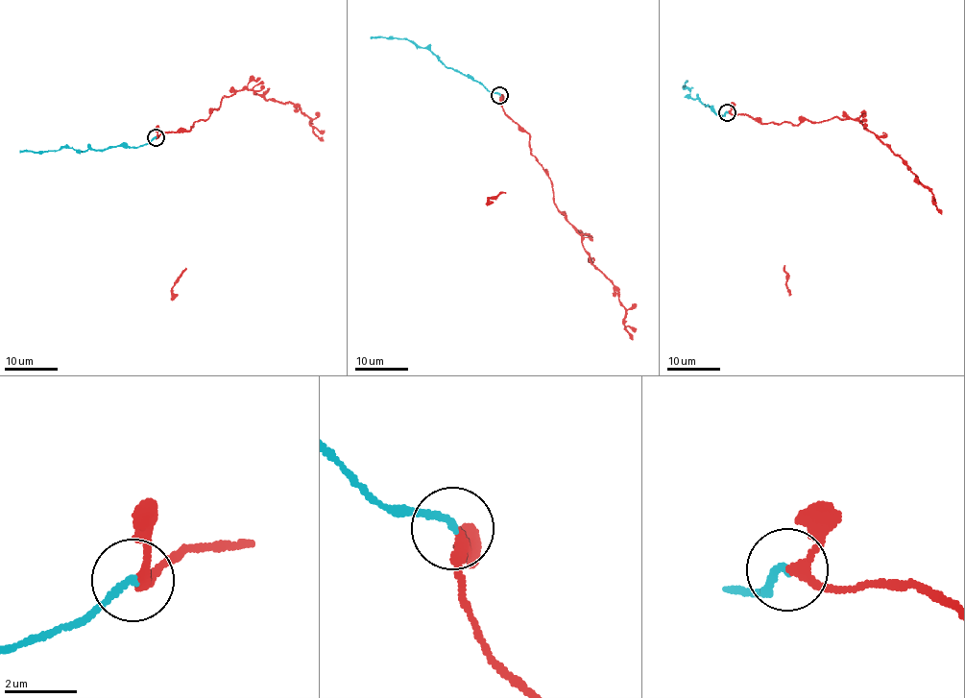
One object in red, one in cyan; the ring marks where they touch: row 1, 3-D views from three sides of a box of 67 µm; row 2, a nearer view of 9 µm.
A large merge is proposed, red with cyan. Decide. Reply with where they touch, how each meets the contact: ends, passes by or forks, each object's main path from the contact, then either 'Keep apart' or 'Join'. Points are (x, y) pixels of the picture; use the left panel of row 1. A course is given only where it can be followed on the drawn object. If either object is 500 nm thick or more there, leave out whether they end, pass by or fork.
Place: (156, 137). At the ring red passes by. At the ring cyan ends. Course of red: (156, 137), (189, 130), (219, 108), (224, 97), (247, 88), (294, 105), (309, 117), (312, 133), (323, 140). Course of cyan: (156, 137), (135, 147), (20, 152). Join

